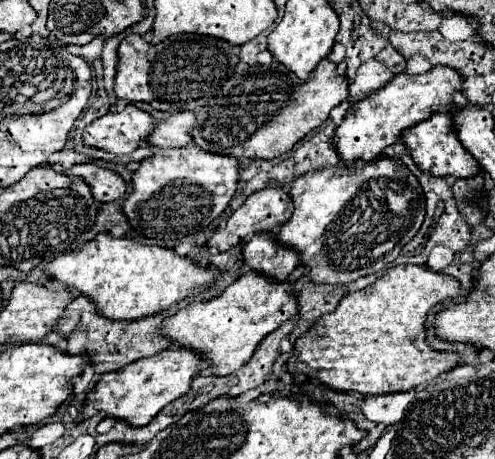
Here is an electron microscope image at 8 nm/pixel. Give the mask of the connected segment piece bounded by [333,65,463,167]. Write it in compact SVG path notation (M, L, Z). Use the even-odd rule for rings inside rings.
M433 67L427 73L421 75L405 75L399 73L395 75L385 87L381 87L379 91L371 93L369 97L365 97L359 103L353 103L345 117L343 123L335 129L335 151L339 155L339 159L343 161L343 165L351 167L355 161L371 161L375 157L381 155L381 151L389 145L395 143L395 139L399 139L399 135L429 119L431 113L443 109L443 107L451 107L453 105L453 93L459 91L463 83L463 77L449 69L449 67Z

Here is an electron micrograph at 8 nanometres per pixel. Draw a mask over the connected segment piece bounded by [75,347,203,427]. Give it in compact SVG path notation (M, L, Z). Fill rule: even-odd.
M165 349L153 357L139 359L131 365L125 365L119 371L111 371L101 375L97 385L87 393L87 399L83 403L83 411L79 417L75 417L75 423L81 423L85 419L91 419L97 413L103 413L105 417L121 419L127 425L143 427L147 425L165 405L171 401L183 397L183 393L189 391L189 385L193 377L199 371L201 357L197 353L191 353L191 349Z

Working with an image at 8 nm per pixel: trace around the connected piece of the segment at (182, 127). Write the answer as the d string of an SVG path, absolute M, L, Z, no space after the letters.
M191 111L169 115L167 119L155 123L155 129L151 137L147 137L147 143L155 147L185 147L187 143L191 143L193 125L195 125L195 115Z

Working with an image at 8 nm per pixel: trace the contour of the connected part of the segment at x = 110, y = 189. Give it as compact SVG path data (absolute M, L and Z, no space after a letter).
M93 163L73 165L71 169L65 171L65 175L67 177L81 177L83 181L87 181L95 201L99 201L99 203L123 199L127 193L127 183L117 173L107 171L103 167L97 167Z

